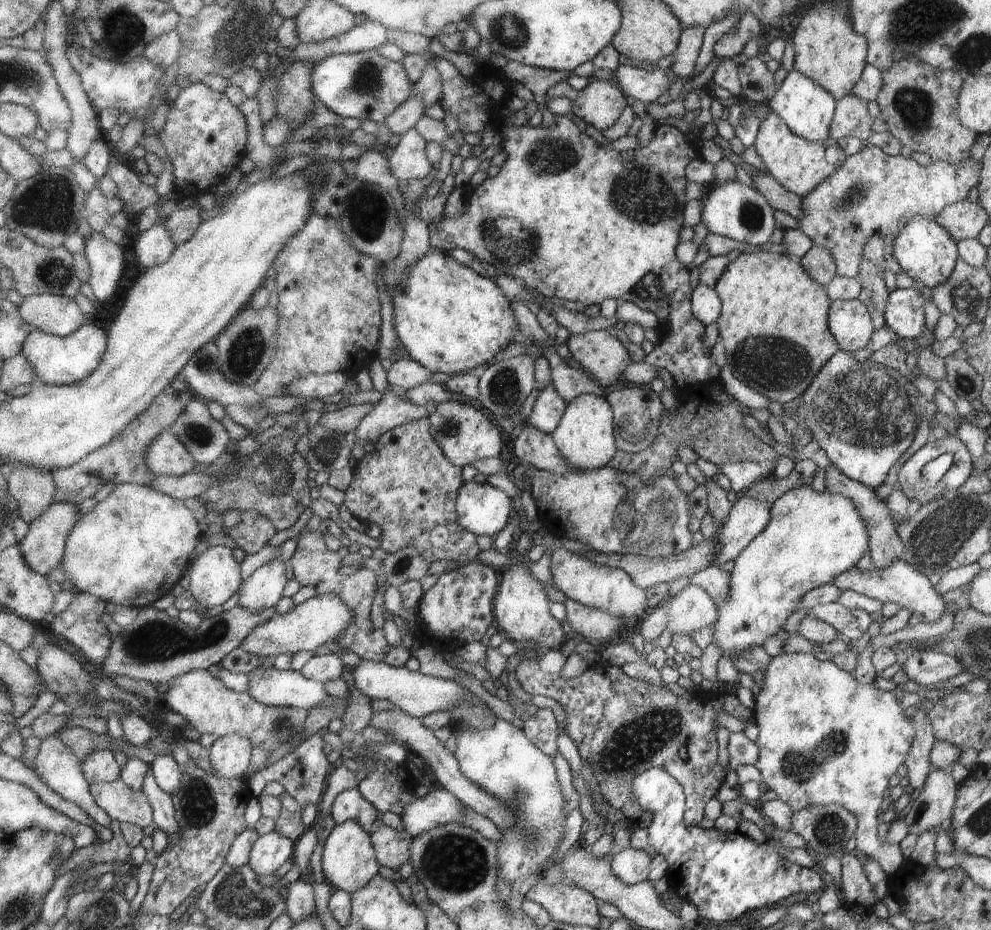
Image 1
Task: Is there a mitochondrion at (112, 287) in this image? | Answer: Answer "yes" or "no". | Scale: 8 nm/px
no

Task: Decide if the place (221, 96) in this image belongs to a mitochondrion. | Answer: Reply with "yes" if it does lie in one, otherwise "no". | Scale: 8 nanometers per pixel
no

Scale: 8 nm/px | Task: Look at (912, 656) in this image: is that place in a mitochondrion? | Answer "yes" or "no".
no

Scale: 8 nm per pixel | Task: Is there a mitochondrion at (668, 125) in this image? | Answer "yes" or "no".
no

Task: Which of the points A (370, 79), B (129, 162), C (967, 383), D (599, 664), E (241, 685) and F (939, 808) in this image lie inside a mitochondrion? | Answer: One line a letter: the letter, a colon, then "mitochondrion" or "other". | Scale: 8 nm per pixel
A: mitochondrion
B: other
C: mitochondrion
D: other
E: other
F: other

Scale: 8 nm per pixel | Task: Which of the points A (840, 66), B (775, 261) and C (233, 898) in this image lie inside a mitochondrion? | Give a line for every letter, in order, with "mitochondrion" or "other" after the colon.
A: other
B: other
C: mitochondrion

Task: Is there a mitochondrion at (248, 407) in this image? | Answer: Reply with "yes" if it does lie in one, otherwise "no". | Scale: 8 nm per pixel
yes

